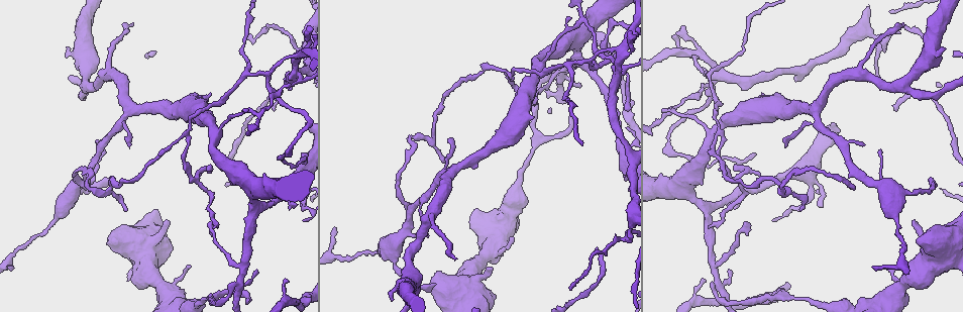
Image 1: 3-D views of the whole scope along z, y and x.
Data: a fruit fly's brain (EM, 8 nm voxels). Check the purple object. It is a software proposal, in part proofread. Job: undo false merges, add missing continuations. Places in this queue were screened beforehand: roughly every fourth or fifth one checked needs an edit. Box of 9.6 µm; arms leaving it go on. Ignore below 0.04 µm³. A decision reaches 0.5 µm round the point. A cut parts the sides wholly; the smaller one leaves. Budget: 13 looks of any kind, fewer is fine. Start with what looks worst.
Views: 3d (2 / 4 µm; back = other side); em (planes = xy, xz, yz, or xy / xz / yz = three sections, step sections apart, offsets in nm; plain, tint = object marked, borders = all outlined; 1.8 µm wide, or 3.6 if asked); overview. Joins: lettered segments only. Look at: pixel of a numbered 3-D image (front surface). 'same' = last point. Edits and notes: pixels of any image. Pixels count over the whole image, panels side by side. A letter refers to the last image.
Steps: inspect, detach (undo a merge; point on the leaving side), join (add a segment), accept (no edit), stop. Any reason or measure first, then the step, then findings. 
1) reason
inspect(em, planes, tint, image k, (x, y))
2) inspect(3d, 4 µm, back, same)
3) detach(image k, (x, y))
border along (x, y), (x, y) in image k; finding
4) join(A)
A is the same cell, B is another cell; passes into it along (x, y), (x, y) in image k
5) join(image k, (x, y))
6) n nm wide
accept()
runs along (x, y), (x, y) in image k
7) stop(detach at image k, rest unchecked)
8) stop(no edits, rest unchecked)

sharp bend
inspect(3d, 4 µm, image 1, (580, 18))

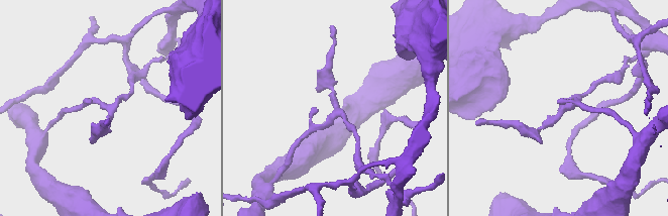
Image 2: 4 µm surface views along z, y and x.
3 arms; now the EM
inspect(em, planes, borders, image 2, (564, 108))

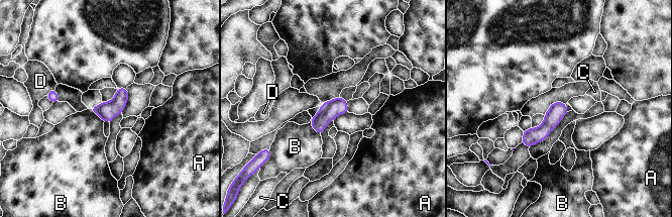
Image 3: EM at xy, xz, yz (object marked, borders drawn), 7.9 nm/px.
B touches over 240 nm
accept()
A, B, C and D are other cells; border along (321, 106), (311, 121), (320, 134) in image 3; all the same neuron

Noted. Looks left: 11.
inspect(em, planes, borders, image 1, (454, 258))

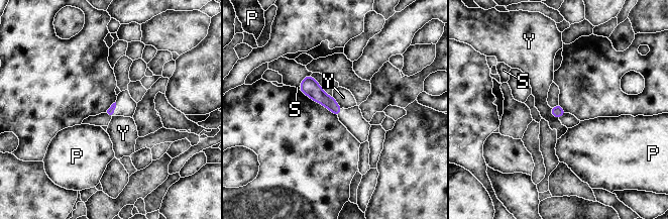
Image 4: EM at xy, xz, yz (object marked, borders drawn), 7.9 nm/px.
accept()
P, S and Y are other cells; border along (551, 108), (551, 113), (558, 118) in image 4; none of them fits

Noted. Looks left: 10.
calibre changes
inspect(3d, 2 µm, image 1, (804, 175))

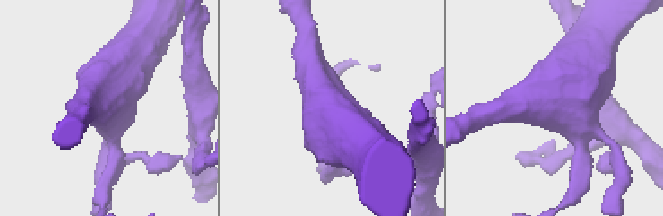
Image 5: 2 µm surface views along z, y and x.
inspect(em, xz, step 8, tint, image 5, (100, 102))

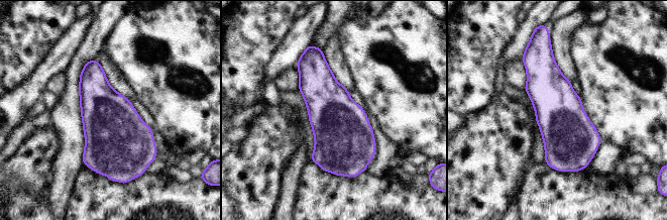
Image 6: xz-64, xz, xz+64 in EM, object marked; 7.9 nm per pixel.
inspect(em, xy, step 8, borders, same)

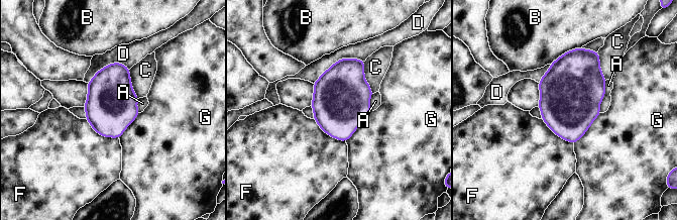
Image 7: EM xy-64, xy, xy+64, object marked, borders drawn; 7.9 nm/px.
400 nm wide
accept()
A, B, C, D, F and G are other cells; border along (606, 80), (599, 112) in image 7; one neuron here

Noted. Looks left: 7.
free end
inspect(em, planes, borders, image 1, (704, 281))

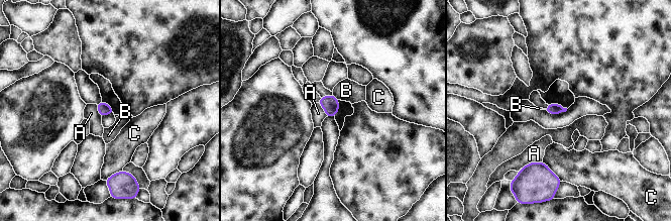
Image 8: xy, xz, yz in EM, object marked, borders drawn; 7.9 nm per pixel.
accept()
A, B and C are other cells; border along (333, 94), (337, 100) in image 8; no lettered segment goes on from it

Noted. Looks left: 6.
side arm on a straight run
inspect(3d, 2 µm, image 1, (706, 71))

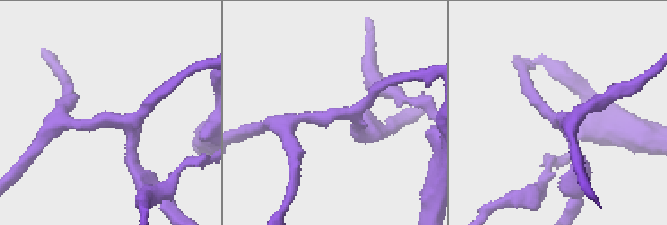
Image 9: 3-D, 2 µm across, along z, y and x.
3 arms
inspect(em, planes, tint, image 9, (136, 116))

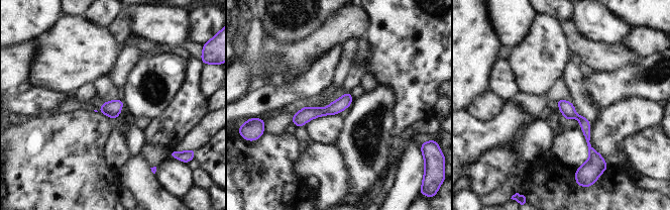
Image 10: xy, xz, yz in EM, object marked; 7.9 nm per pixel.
what lies round it
inspect(em, planes, borders, same)

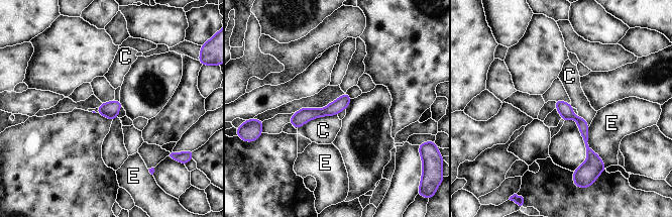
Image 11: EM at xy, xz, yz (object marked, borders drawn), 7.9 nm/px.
accept()
C and E are other cells; border along (337, 114), (312, 118), (298, 130) in image 11; all the same neuron

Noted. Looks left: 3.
stop(no edits, rest unchecked)

